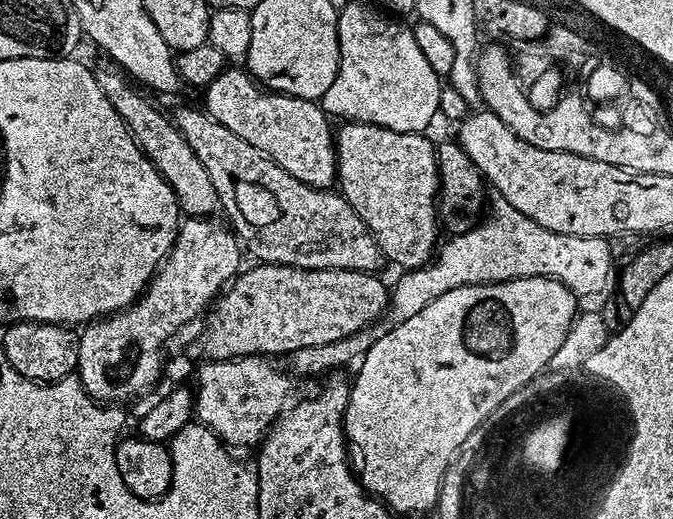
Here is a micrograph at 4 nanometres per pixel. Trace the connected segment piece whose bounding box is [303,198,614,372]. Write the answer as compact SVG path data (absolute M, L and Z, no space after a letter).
M499 198L493 200L483 222L469 227L466 232L453 235L448 238L452 240L445 244L443 241L442 247L435 253L434 262L405 271L401 275L404 277L396 285L391 285L388 306L375 324L368 324L362 330L346 338L338 338L338 342L330 342L326 346L306 346L303 355L308 356L309 370L328 372L331 368L346 367L351 360L359 361L370 346L378 342L378 338L386 338L394 326L406 322L406 318L414 318L418 310L426 310L430 302L446 294L446 290L454 290L458 286L497 284L514 278L541 276L562 282L577 297L584 298L598 295L607 286L608 279L611 276L613 279L612 248L605 237L558 234L554 230L546 230L546 226L538 226L538 222L526 218L526 214L514 210L514 206L506 201Z

